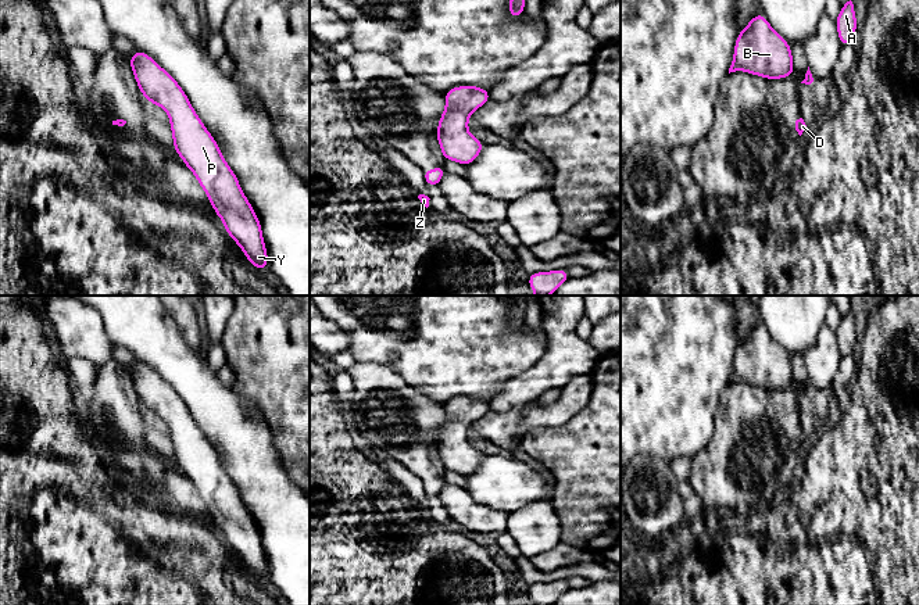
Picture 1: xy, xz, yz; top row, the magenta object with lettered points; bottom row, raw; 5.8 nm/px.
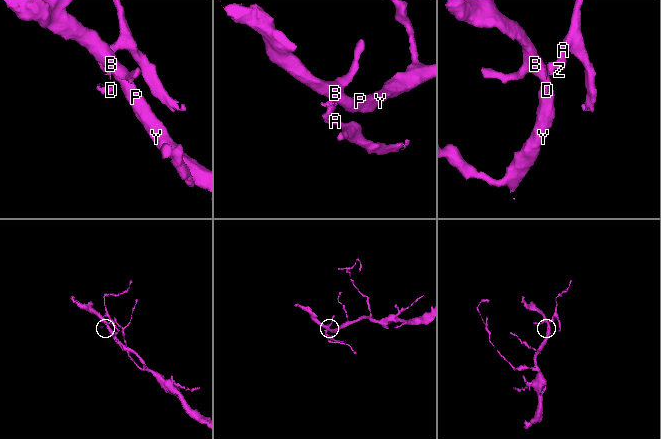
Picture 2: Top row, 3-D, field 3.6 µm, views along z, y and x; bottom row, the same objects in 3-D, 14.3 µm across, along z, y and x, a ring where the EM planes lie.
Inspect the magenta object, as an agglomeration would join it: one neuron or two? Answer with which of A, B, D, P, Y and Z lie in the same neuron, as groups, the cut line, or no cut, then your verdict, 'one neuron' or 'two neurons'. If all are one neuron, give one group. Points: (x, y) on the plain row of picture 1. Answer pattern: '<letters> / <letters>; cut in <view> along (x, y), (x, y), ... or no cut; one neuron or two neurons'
A D Z / B P Y; cut in xz along (443, 465), (446, 469); two neurons

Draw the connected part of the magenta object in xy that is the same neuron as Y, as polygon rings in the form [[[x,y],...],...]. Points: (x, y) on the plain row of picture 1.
[[[137,359],[128,372],[140,404],[168,423],[172,458],[194,484],[226,544],[254,579],[268,580],[268,563],[257,525],[183,400],[142,361]]]

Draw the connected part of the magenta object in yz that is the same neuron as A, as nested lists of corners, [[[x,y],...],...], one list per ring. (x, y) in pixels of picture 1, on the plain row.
[[[847,312],[837,329],[836,329],[837,344],[840,350],[840,357],[847,357],[854,354],[854,346],[857,344],[857,327],[852,312]]]

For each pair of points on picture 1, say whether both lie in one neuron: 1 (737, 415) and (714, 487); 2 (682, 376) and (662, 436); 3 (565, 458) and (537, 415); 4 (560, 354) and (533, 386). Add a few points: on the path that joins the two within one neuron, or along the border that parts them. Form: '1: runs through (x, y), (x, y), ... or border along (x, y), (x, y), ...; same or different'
1: runs through (737, 433), (719, 469); same
2: runs through (667, 392), (662, 396), (662, 421); same
3: border along (575, 414), (561, 425), (533, 426), (519, 441); different
4: runs through (557, 362), (542, 378); same

